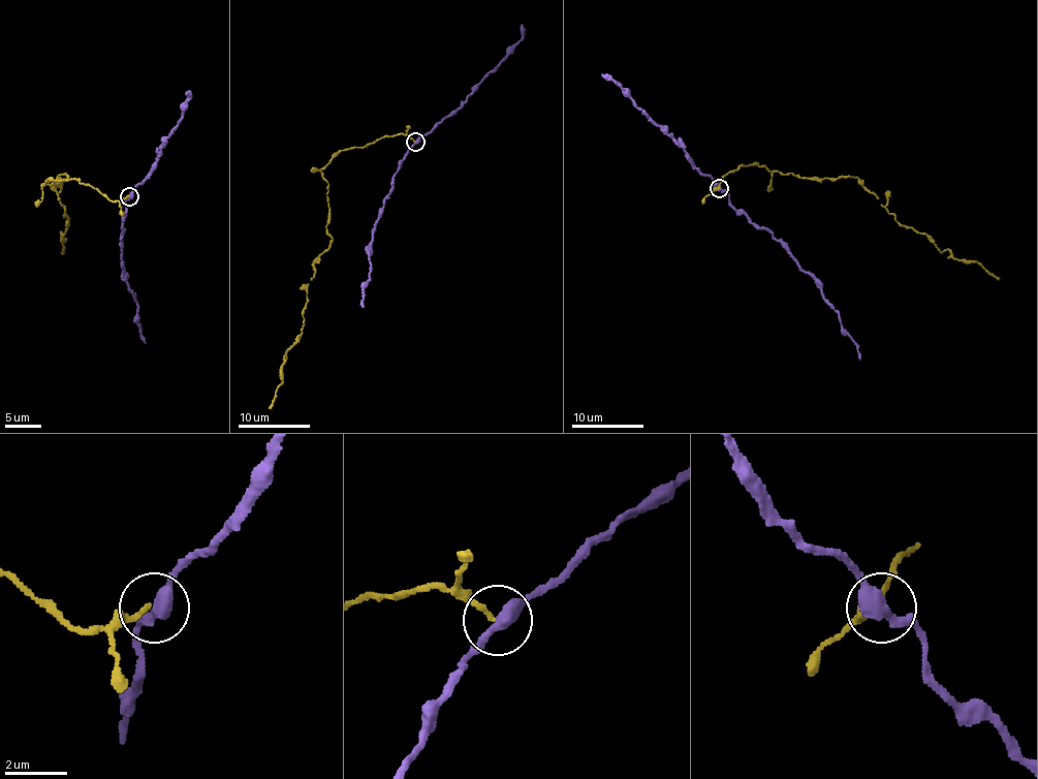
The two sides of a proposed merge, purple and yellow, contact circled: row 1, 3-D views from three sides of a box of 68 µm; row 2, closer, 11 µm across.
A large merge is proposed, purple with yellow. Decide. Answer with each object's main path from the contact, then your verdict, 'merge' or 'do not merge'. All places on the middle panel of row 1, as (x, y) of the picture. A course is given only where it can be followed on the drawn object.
purple via (415, 142), (394, 178), (392, 189), (375, 226), (369, 256), (370, 277), (362, 299), (364, 307) | yellow via (415, 142), (383, 137), (336, 156), (321, 170), (329, 245), (313, 265), (302, 332), (287, 350), (271, 408) | do not merge

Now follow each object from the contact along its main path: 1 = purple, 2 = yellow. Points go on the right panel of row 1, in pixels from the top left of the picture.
1: (719, 188), (815, 279), (838, 314), (841, 329), (855, 343), (859, 360)
2: (719, 188), (744, 164), (821, 179), (852, 176), (898, 222), (999, 280)

